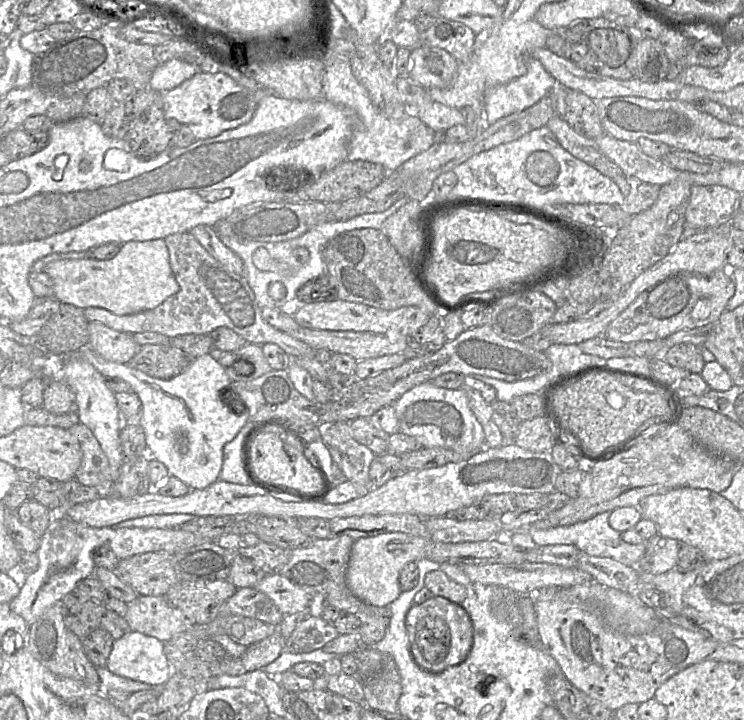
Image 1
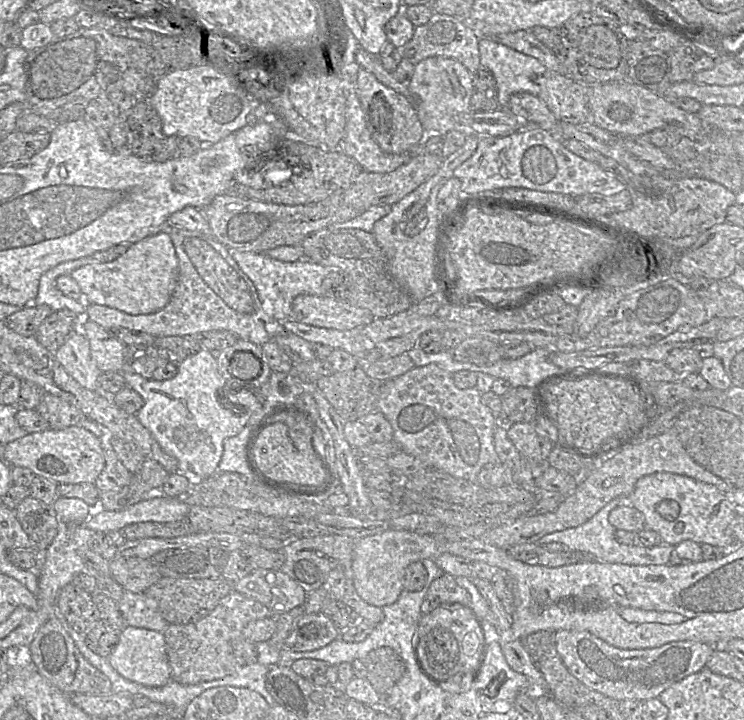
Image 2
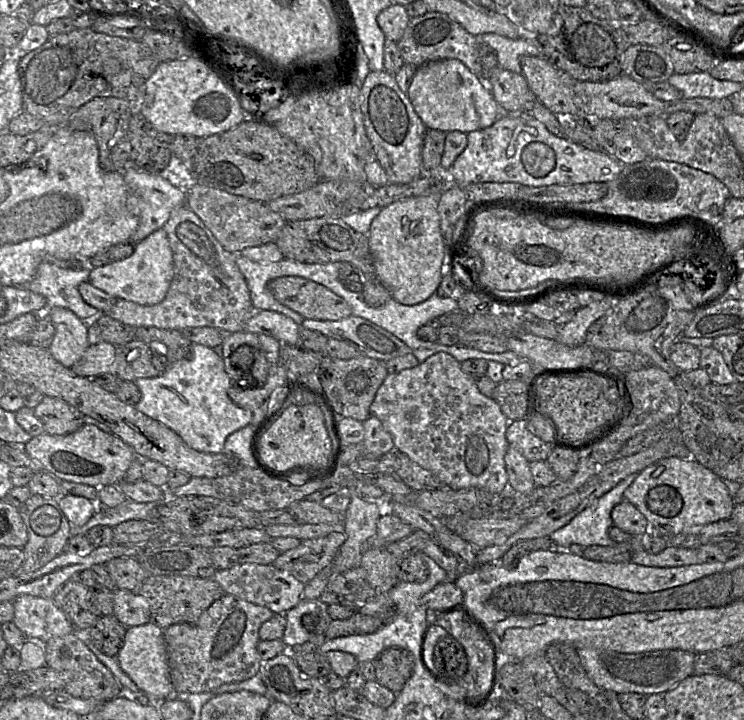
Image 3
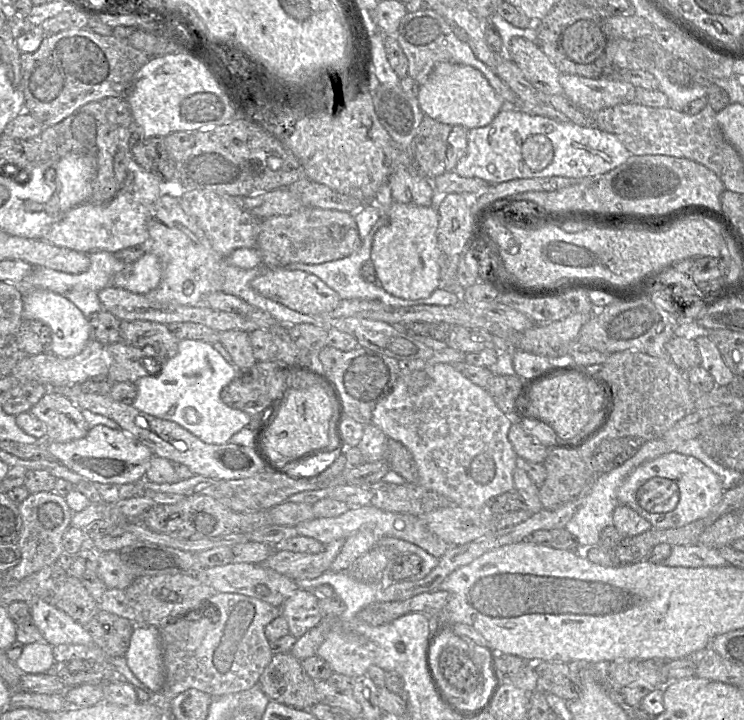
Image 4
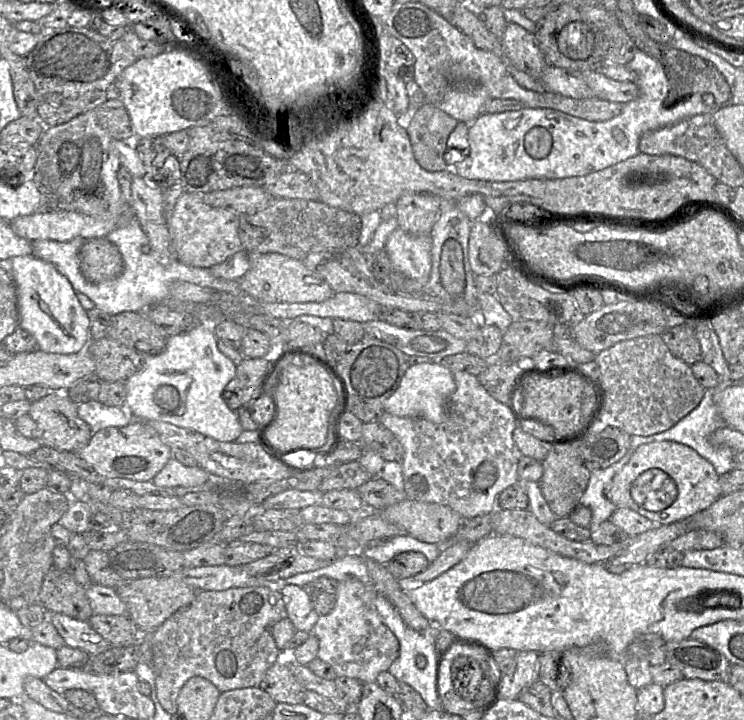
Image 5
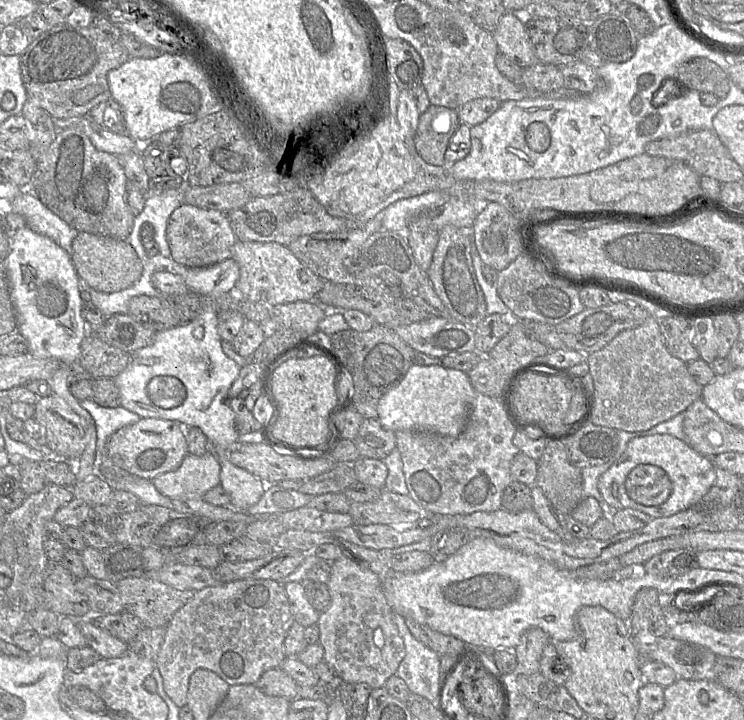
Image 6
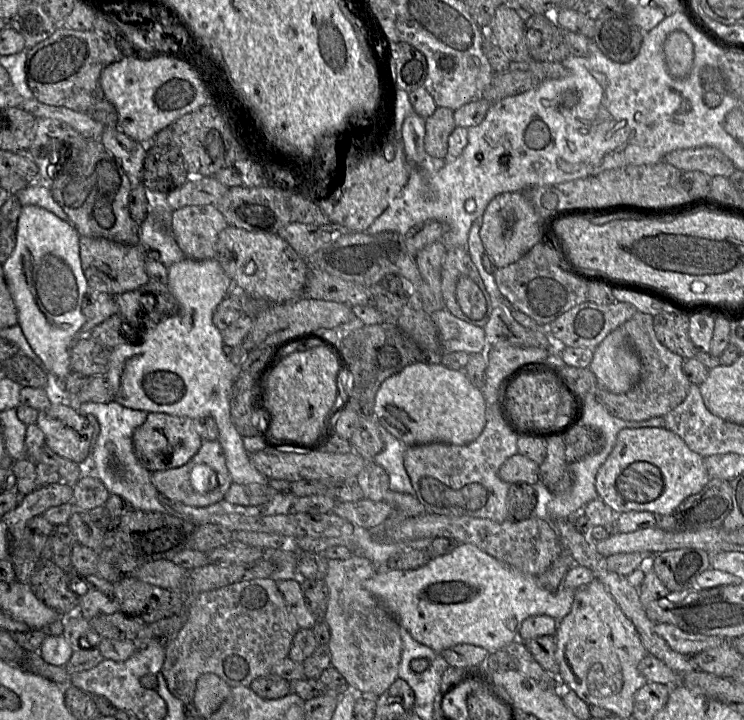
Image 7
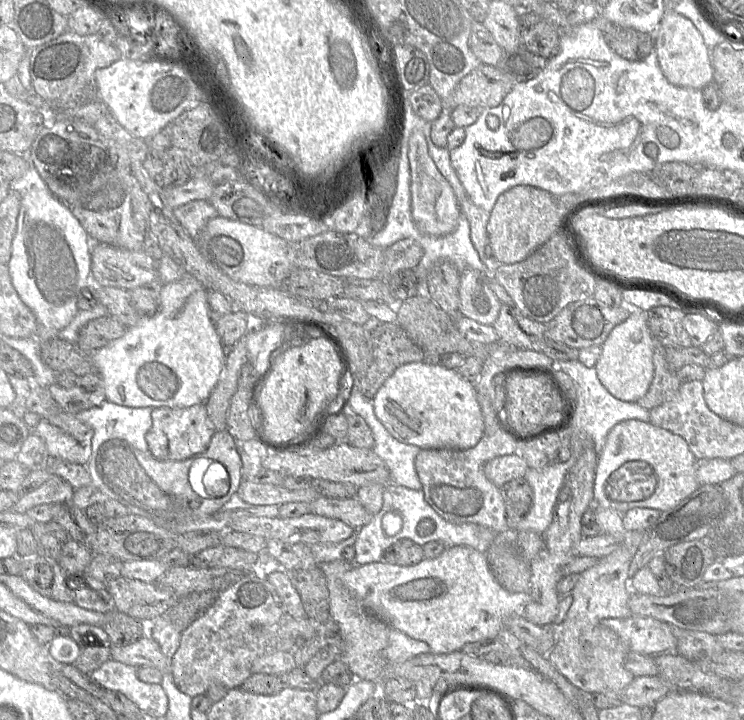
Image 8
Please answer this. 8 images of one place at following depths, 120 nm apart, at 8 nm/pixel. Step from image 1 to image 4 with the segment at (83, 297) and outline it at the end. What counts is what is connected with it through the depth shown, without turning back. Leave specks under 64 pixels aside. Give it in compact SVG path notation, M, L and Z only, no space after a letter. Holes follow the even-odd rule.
M146 251L139 259L126 266L112 278L111 286L135 294L147 294L155 289L161 280L162 266L159 258Z

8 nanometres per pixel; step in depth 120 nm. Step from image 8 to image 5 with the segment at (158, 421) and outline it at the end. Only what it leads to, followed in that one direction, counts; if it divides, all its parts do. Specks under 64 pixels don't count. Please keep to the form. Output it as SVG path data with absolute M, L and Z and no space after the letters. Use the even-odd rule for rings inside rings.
M133 420L123 427L106 427L93 433L77 454L105 477L152 481L171 458L171 449L146 421Z

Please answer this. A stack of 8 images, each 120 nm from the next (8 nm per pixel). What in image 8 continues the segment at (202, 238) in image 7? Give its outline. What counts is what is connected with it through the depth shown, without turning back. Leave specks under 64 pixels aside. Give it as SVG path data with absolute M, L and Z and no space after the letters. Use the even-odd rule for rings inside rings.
M194 200L173 209L173 214L191 238L197 237L207 222L218 216L208 200Z

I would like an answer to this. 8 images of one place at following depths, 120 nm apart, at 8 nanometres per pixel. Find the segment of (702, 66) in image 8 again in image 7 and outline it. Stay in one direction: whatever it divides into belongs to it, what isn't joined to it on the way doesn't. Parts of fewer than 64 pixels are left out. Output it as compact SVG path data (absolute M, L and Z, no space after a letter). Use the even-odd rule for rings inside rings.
M681 31L671 32L664 42L666 69L671 77L688 76L694 61L694 47L689 36Z

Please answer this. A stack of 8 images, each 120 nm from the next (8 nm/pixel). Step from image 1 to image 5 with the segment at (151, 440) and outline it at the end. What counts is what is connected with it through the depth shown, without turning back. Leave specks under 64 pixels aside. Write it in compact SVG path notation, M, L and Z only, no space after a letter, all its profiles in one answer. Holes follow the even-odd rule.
M210 324L196 325L187 332L168 337L165 349L159 354L145 356L143 367L124 381L125 408L136 420L163 421L221 442L235 441L243 428L237 414L223 400L222 392L236 376L237 365L218 349L217 343L218 339Z

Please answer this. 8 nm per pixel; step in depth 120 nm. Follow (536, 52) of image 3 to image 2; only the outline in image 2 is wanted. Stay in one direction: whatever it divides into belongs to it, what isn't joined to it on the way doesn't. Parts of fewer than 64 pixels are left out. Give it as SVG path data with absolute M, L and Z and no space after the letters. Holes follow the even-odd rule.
M480 38L478 48L482 69L488 69L495 78L499 108L507 108L510 97L515 93L527 92L539 95L539 85L536 83L536 77L547 71L540 61L489 38Z

